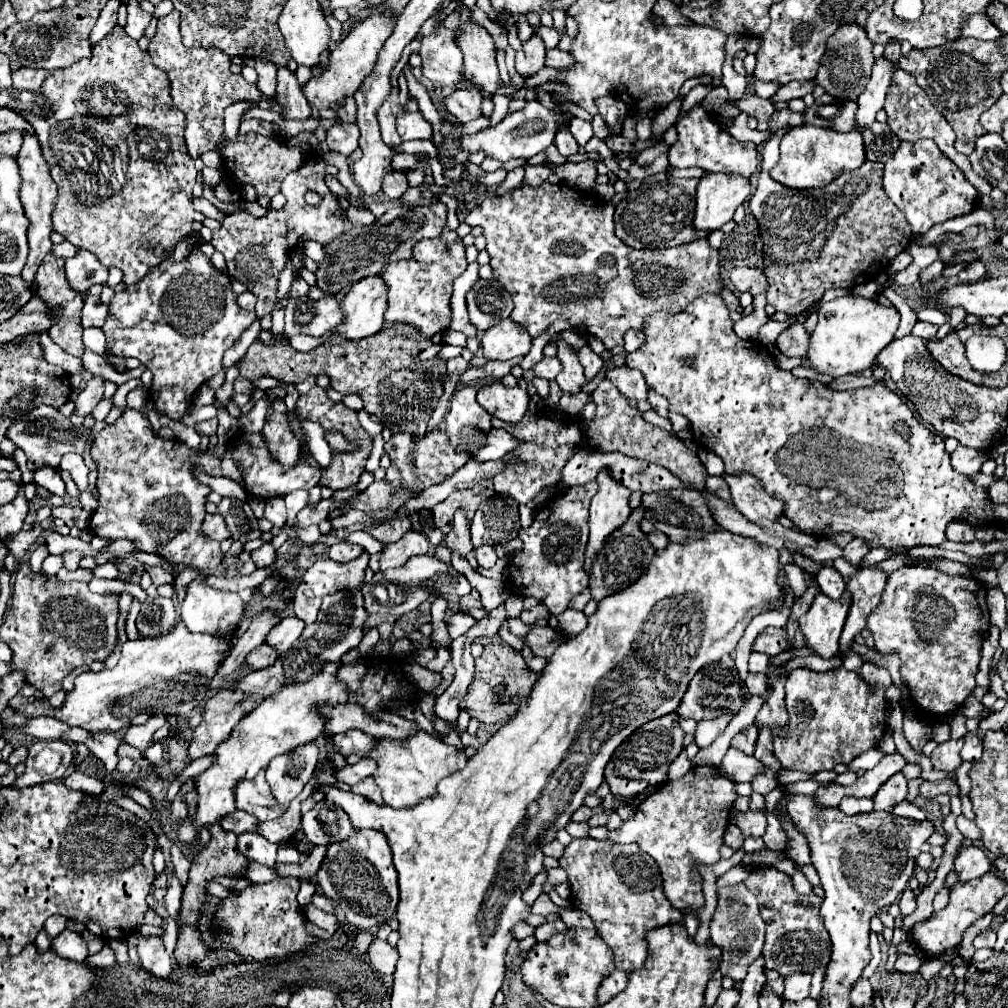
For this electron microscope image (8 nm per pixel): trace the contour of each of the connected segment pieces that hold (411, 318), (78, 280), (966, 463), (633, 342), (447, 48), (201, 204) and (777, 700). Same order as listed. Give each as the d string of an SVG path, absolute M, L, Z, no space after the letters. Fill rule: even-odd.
M445 227L439 237L423 239L413 249L413 259L389 263L383 271L383 279L389 283L389 305L385 311L385 321L389 323L409 323L419 329L423 337L433 337L451 323L451 293L453 281L467 267L465 247L461 237Z
M79 249L75 257L65 259L65 273L71 289L75 291L87 291L91 285L103 285L107 281L107 267L85 249Z
M959 445L953 453L951 453L951 467L963 475L973 475L979 471L979 467L985 463L987 455L971 449L971 447L963 447Z
M629 330L624 335L624 348L627 353L637 351L645 343L645 336L641 331Z
M439 15L435 29L429 37L421 41L419 55L423 61L423 77L429 81L447 87L447 85L463 85L461 69L463 55L453 41L455 31L443 27L443 17Z
M197 199L197 201L195 201L195 209L199 209L205 217L215 219L220 223L222 223L225 218L223 212L218 210L210 201L205 201L205 199Z
M773 667L769 673L769 679L773 681L773 693L769 695L767 703L761 707L761 711L755 717L755 727L769 727L771 733L775 735L775 729L781 729L787 725L789 717L787 717L787 709L785 709L785 673L779 673L779 667Z

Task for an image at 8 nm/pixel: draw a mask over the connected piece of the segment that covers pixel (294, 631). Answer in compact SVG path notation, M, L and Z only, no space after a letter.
M285 617L281 619L279 625L275 625L269 635L265 637L265 643L275 647L277 653L285 653L293 641L297 641L301 637L301 631L303 631L305 623L297 617Z

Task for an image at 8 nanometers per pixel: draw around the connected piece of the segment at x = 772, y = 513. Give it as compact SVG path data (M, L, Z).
M723 473L723 479L729 485L733 505L751 521L759 519L777 519L777 515L783 515L783 503L769 497L759 481L753 475L727 475Z

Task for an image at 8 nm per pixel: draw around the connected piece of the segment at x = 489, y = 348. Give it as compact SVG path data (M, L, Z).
M507 317L505 321L499 321L495 327L485 331L481 347L485 359L507 361L513 357L527 355L531 349L531 337L527 337L523 325L515 325L515 321Z

